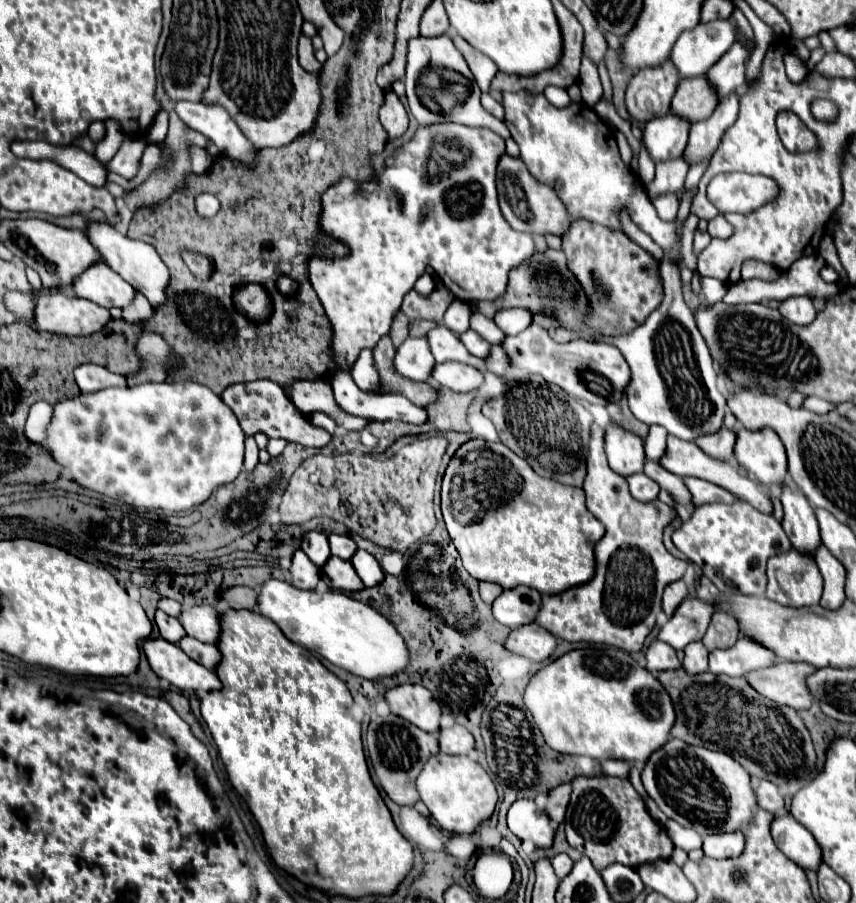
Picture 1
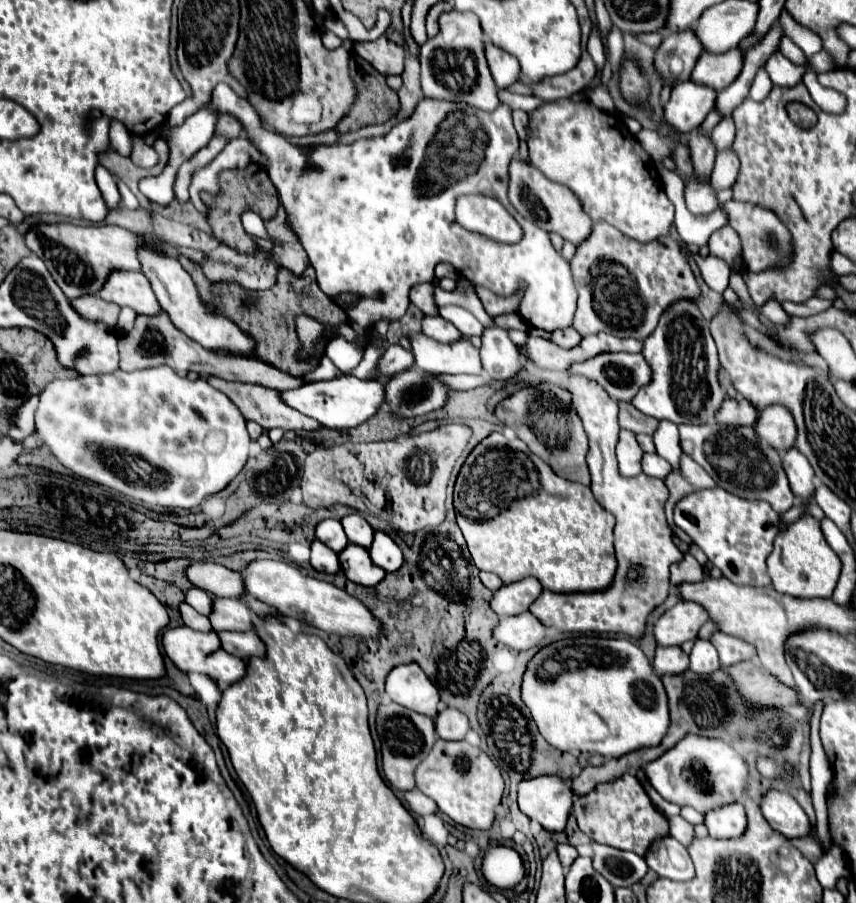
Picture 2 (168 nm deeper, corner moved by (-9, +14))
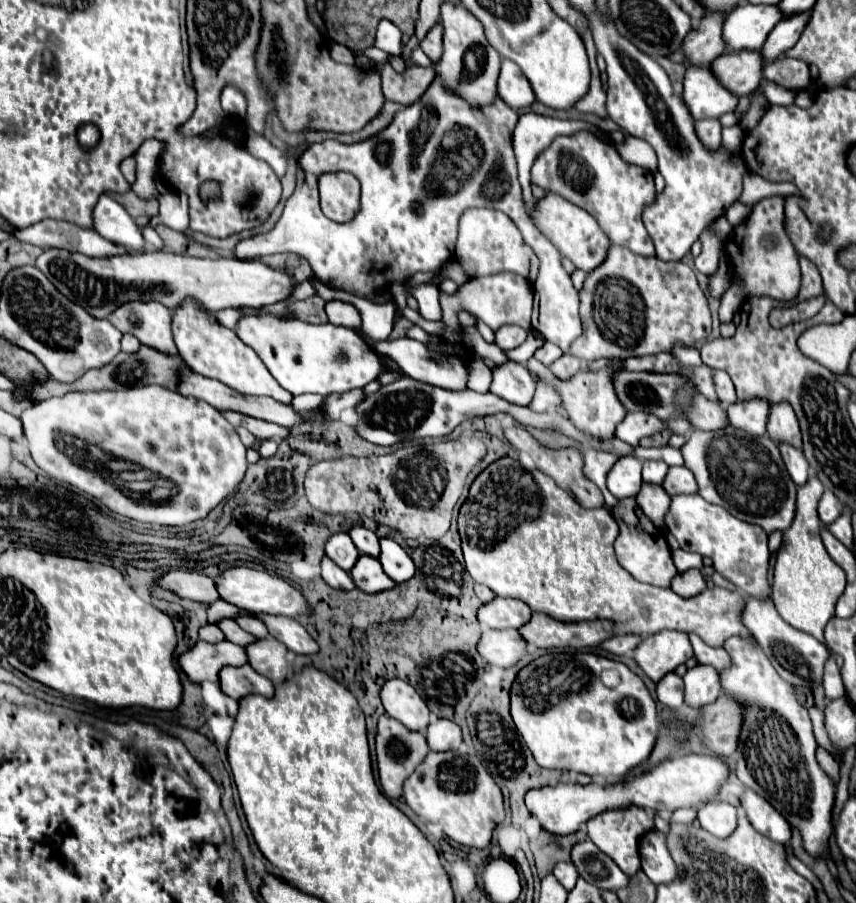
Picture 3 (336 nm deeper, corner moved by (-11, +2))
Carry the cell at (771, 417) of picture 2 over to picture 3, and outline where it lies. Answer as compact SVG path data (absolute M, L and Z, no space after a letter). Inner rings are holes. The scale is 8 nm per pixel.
M785 401L779 405L771 405L769 409L769 421L767 421L767 435L771 437L773 443L787 443L795 445L797 449L801 447L801 431L797 417Z

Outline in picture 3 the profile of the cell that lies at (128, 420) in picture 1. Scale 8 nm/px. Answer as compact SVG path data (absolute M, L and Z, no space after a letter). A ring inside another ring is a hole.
M163 385L51 397L29 407L21 415L21 421L35 463L49 477L75 485L79 491L99 499L113 513L143 523L187 525L203 519L213 507L235 491L247 471L247 449L235 427L221 415L221 411L201 399L185 397ZM65 435L79 437L87 441L87 445L99 445L105 453L115 453L117 459L137 463L143 469L171 479L177 485L175 497L169 505L135 503L97 473L73 463L73 459L63 453L59 443ZM129 435L135 439L129 439Z

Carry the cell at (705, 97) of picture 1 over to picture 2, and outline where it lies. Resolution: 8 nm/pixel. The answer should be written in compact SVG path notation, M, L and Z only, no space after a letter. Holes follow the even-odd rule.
M739 47L725 53L703 53L693 69L693 81L705 83L717 91L729 87L741 73L743 51Z

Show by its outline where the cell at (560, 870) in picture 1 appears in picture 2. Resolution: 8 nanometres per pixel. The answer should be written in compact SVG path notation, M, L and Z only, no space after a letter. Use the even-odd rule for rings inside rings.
M559 845L559 847L557 847L557 853L559 853L559 861L561 861L561 865L563 865L565 871L567 871L567 869L573 865L573 861L579 857L577 849L571 847L571 845Z

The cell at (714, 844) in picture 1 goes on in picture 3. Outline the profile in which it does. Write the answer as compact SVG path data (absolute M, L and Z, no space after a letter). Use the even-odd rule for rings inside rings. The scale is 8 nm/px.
M719 801L719 803L707 803L697 811L697 819L701 821L701 827L709 831L711 835L725 839L729 837L737 827L737 811L733 805Z

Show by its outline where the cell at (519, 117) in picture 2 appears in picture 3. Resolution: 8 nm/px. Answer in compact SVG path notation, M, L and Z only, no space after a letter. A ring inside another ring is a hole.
M525 113L519 117L519 123L513 133L513 147L519 163L519 183L523 187L523 199L529 207L533 207L535 197L531 195L531 167L539 153L547 149L555 137L571 135L575 131L601 131L599 127L587 121L563 121L547 115Z

